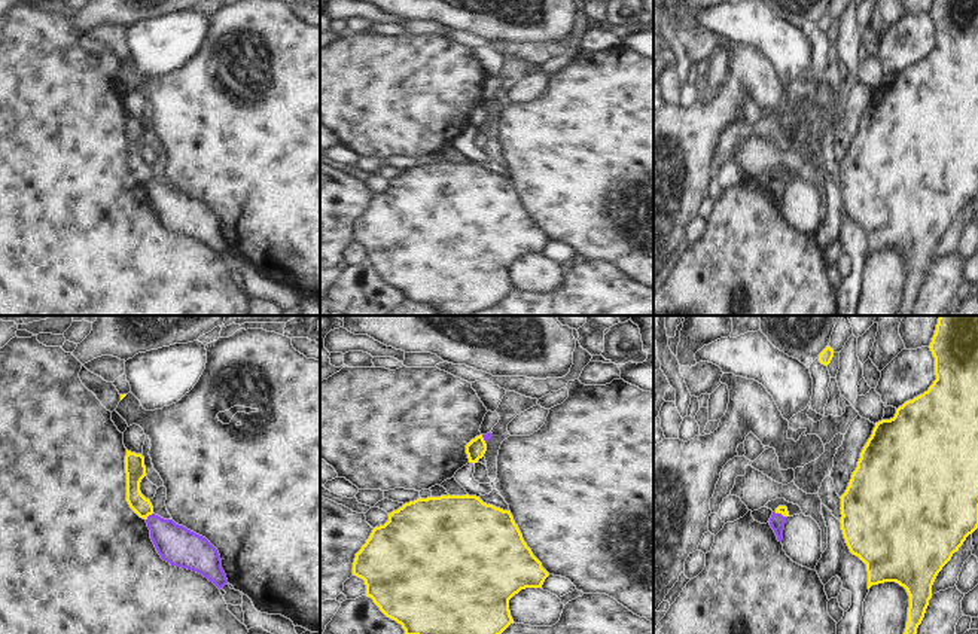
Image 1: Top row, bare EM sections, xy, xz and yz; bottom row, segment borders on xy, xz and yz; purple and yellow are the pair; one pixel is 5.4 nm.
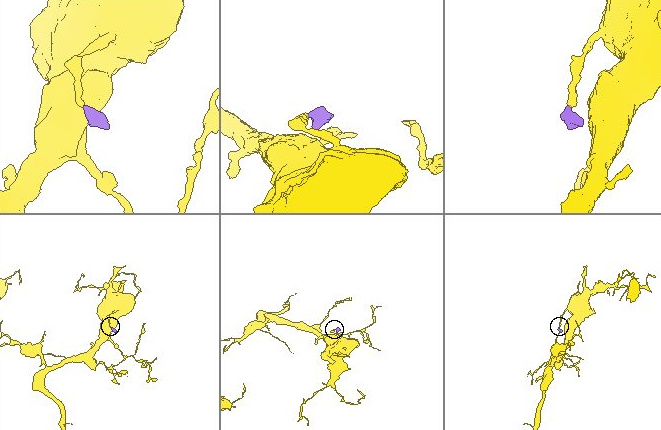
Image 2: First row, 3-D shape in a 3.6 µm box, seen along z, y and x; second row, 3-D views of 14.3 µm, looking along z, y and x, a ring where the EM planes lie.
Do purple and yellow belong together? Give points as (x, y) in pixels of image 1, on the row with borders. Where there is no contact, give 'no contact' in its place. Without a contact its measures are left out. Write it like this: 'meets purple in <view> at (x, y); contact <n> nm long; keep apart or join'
meets purple in xy at (148, 517); contact 60 nm long; keep apart

